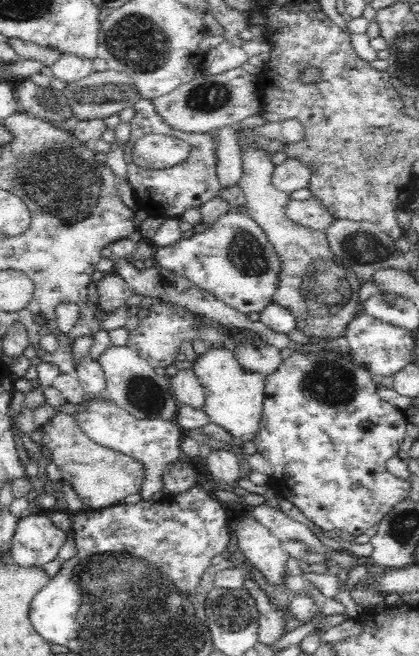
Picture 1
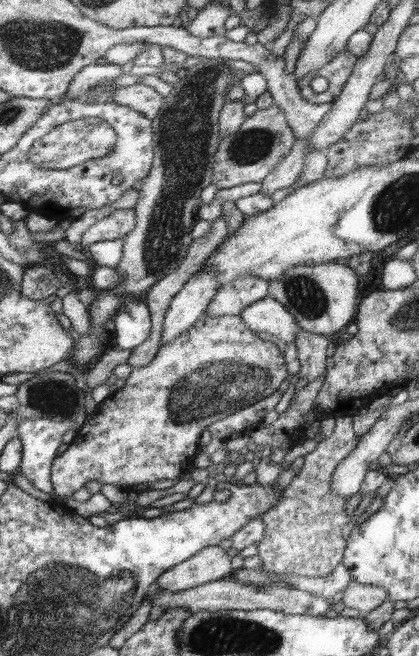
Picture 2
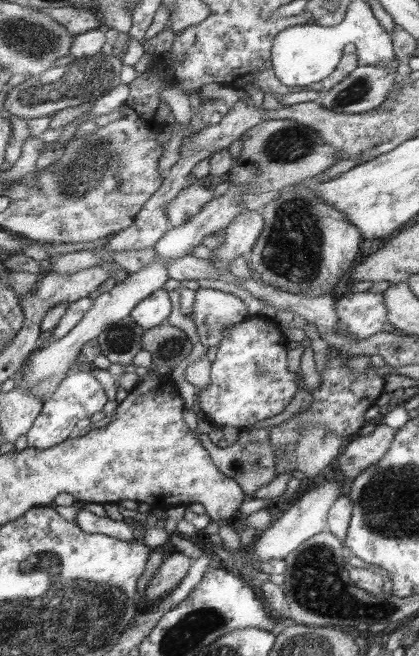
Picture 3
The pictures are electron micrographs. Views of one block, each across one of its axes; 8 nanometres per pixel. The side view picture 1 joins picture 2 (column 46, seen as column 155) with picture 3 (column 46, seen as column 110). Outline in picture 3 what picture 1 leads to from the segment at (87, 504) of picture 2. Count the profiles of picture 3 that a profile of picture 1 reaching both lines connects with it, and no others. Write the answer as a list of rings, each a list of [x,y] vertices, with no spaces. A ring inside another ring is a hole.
[[[70,369],[66,378],[58,385],[56,392],[49,395],[42,404],[42,411],[26,434],[28,447],[46,450],[75,435],[76,425],[82,419],[90,419],[101,412],[109,401],[102,385],[92,376],[90,369]]]

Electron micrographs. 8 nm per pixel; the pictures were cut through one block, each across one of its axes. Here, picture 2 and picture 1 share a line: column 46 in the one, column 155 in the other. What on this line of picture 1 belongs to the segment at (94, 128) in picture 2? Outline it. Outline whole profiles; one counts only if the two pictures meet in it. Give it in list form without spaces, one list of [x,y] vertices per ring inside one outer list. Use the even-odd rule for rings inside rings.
[[[148,133],[136,141],[132,161],[138,166],[168,169],[187,159],[190,143],[175,136]]]

